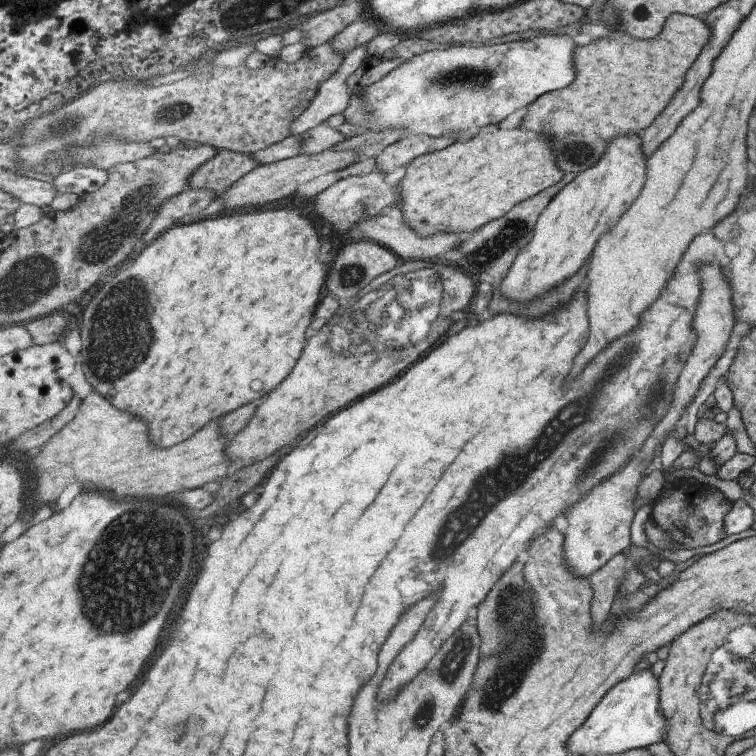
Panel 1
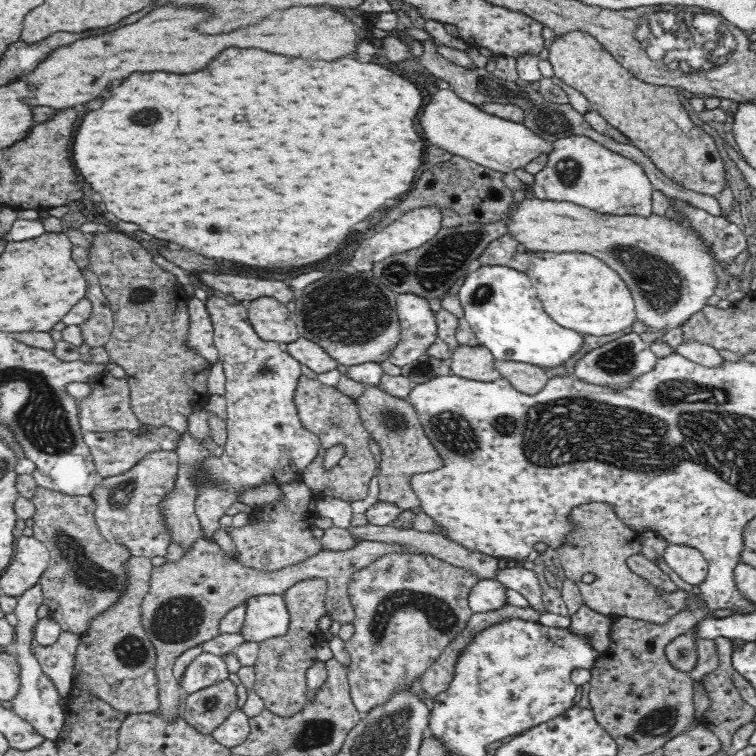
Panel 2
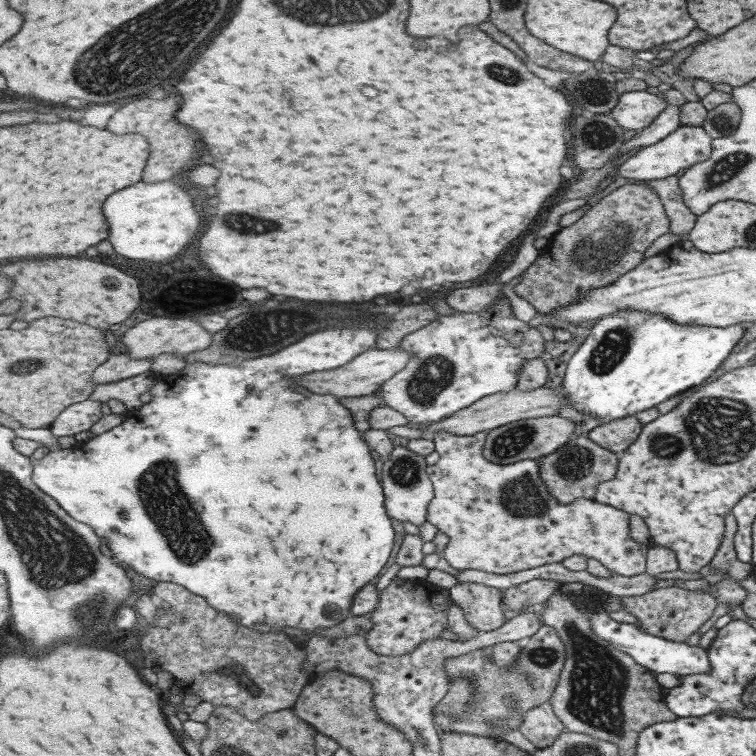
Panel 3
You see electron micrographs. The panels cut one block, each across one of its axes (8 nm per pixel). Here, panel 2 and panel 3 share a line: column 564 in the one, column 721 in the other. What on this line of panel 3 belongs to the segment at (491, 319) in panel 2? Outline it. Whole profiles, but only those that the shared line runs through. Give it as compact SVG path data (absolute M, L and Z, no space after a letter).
M628 308L618 310L597 321L590 329L588 336L570 358L561 387L576 410L593 414L607 422L637 414L705 382L743 336L741 323L727 328L677 326L661 316Z

